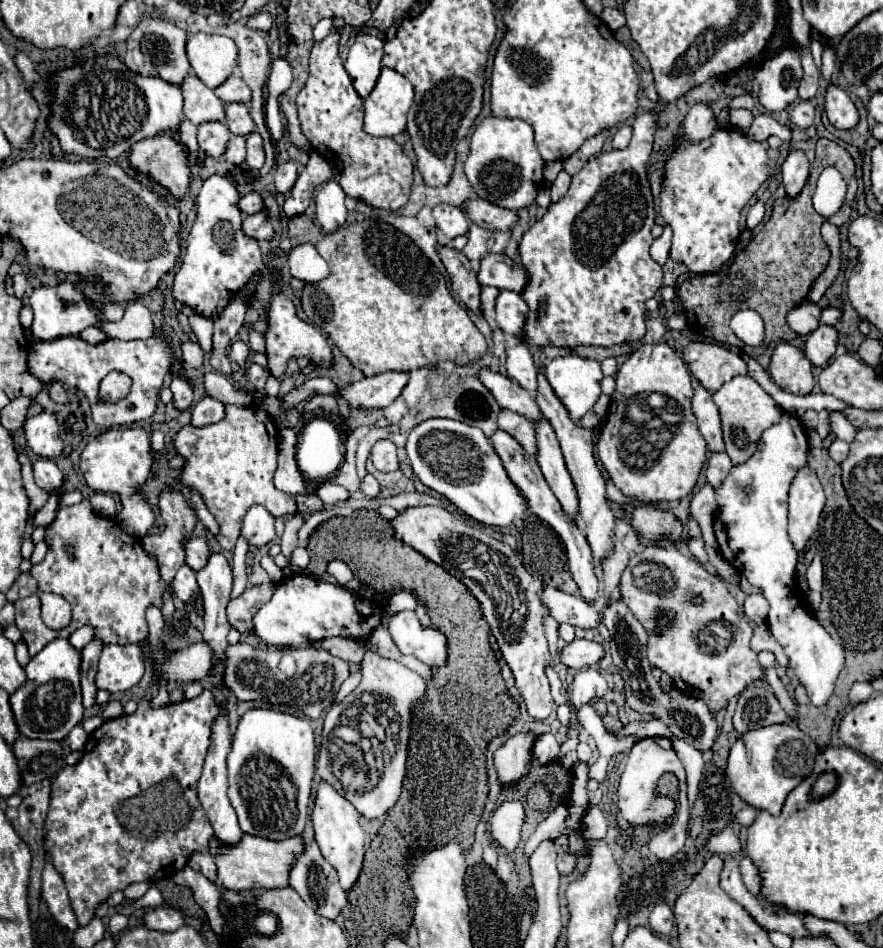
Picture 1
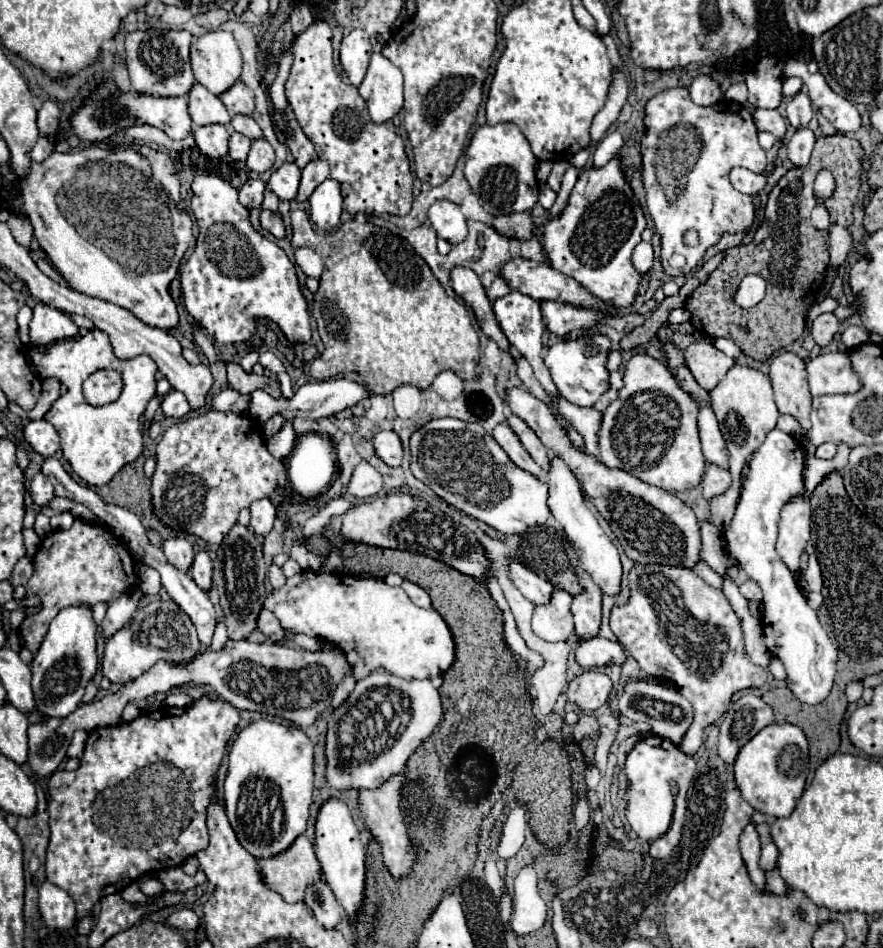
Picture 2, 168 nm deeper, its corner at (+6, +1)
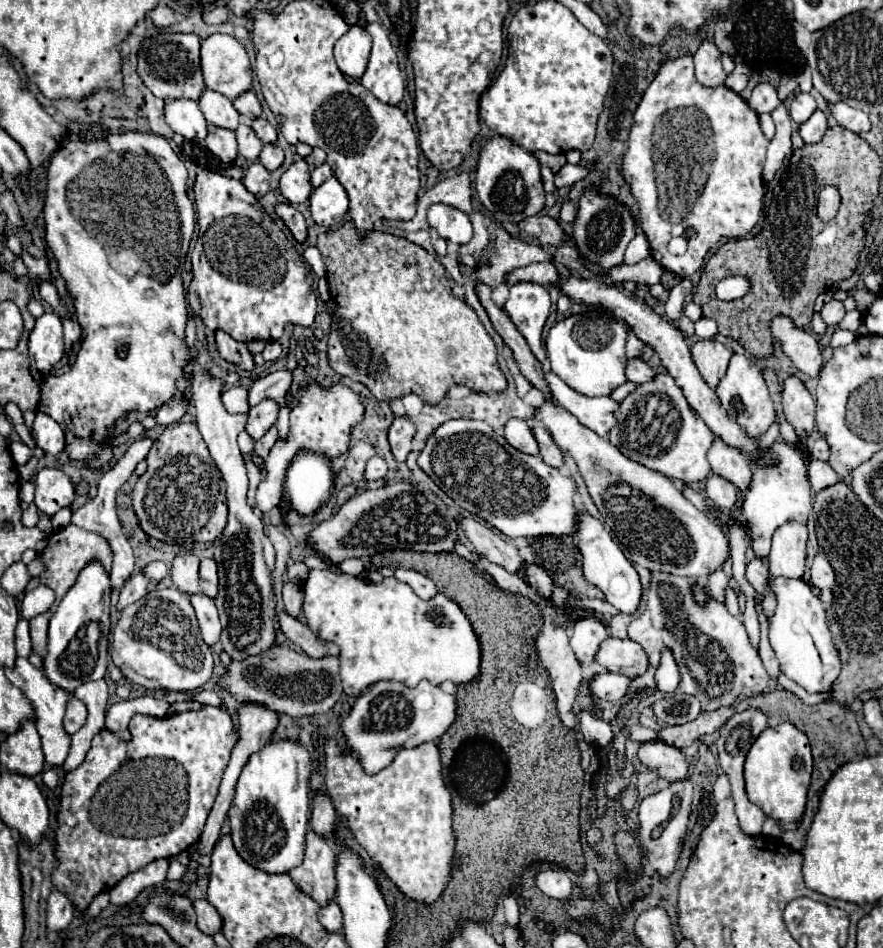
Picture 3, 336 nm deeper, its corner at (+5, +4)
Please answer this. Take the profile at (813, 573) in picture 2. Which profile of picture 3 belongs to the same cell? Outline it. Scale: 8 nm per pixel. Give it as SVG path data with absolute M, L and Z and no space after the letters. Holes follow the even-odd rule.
M817 553L811 565L811 583L817 589L831 589L835 585L835 571L825 553Z

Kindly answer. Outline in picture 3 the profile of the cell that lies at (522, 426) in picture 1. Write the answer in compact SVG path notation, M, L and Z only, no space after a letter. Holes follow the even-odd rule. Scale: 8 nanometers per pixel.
M535 425L535 427L533 427L533 433L535 433L535 439L537 439L537 443L539 443L543 461L545 461L547 465L551 465L551 467L561 469L561 467L563 467L563 461L565 461L565 453L555 445L551 433L549 433L543 425Z

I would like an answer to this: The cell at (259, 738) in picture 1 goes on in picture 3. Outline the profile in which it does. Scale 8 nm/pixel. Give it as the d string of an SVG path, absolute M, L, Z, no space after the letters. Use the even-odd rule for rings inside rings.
M293 741L267 743L259 753L253 753L249 757L237 783L235 801L229 809L231 839L243 861L247 861L249 865L265 873L287 873L293 867L303 863L305 833L307 833L307 823L311 815L309 775L311 775L311 759L309 759L307 749L301 743L293 743Z

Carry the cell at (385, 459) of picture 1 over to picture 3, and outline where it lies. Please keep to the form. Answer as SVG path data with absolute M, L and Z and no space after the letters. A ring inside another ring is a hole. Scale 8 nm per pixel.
M395 417L389 429L389 443L391 443L391 451L397 461L407 459L413 437L415 437L415 425L407 417Z

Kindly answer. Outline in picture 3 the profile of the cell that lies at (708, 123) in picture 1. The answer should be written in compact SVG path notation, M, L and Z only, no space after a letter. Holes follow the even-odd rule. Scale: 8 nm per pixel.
M703 35L701 45L695 53L695 77L703 81L703 85L723 85L725 83L725 71L721 67L721 51L717 49L715 41L707 35Z

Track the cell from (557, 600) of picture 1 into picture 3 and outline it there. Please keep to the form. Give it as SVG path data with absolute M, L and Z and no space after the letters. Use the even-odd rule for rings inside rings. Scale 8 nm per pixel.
M459 515L459 527L465 531L467 539L473 543L479 555L491 557L491 561L503 565L505 569L511 569L511 573L519 573L523 557L513 545L505 543L497 533L493 533L491 527L475 521L473 517L461 517L461 515Z

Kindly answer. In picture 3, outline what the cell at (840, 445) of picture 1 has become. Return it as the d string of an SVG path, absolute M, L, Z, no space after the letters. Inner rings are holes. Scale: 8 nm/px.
M817 439L813 443L813 447L811 447L811 455L815 459L819 459L819 461L827 461L829 459L829 445L827 445L827 441L825 439Z

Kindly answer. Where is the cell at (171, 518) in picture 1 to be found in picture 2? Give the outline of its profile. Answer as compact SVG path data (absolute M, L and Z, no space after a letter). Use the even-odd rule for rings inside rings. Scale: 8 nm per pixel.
M166 538L166 540L162 540L162 552L172 566L182 568L184 572L190 568L192 558L194 558L192 544L186 538Z

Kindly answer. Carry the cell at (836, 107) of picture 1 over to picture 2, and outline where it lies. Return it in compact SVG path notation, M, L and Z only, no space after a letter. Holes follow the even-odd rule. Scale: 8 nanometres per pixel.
M790 60L784 68L784 76L796 74L808 86L808 94L812 104L820 110L820 114L832 122L832 126L840 132L856 132L860 128L860 114L852 102L838 96L824 80L822 74L810 74L804 62Z

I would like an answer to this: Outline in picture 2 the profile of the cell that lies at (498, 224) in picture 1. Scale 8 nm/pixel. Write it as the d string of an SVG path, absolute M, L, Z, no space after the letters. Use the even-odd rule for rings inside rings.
M526 212L494 216L492 226L508 238L530 238L530 234L532 234L532 218Z

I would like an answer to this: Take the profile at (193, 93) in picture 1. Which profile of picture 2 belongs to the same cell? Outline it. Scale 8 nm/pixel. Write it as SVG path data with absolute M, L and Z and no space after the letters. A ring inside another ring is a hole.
M194 84L188 92L188 112L194 126L206 124L228 124L230 112L218 100L218 96L210 94L202 84Z

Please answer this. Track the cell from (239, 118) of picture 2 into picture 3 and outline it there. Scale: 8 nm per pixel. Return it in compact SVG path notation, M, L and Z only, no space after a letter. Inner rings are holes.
M257 117L251 121L251 127L255 129L257 137L263 141L263 143L277 143L277 129L263 117Z

